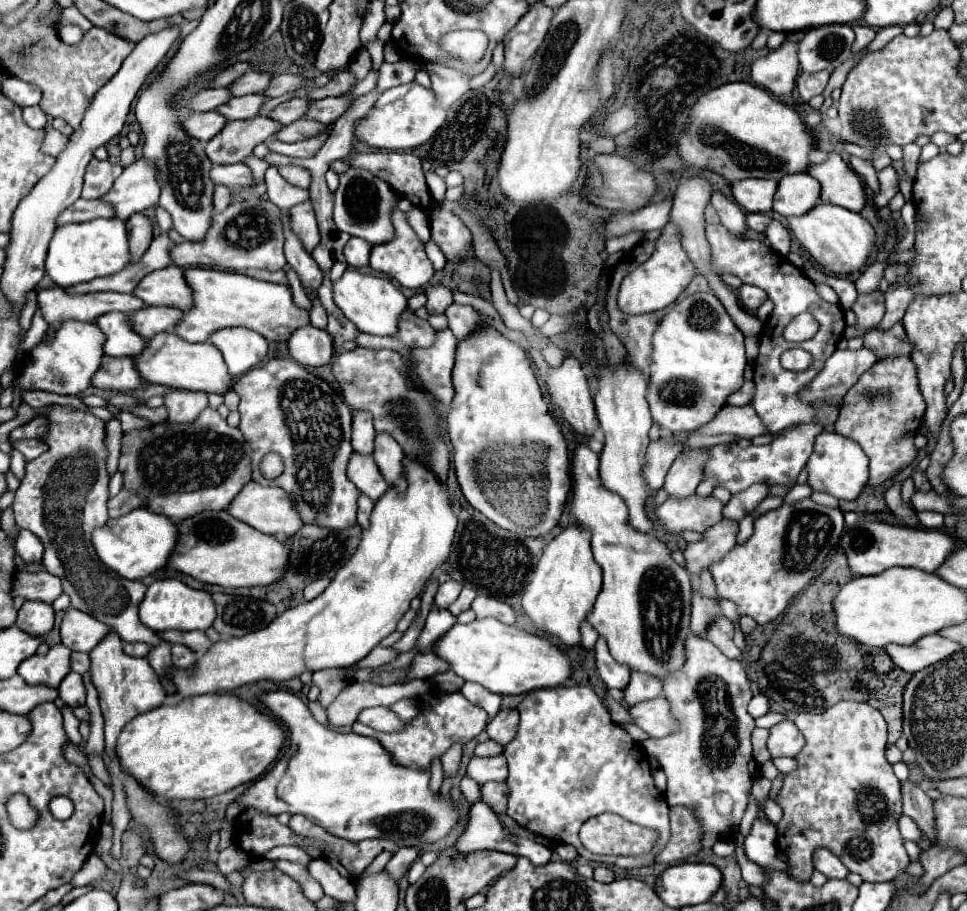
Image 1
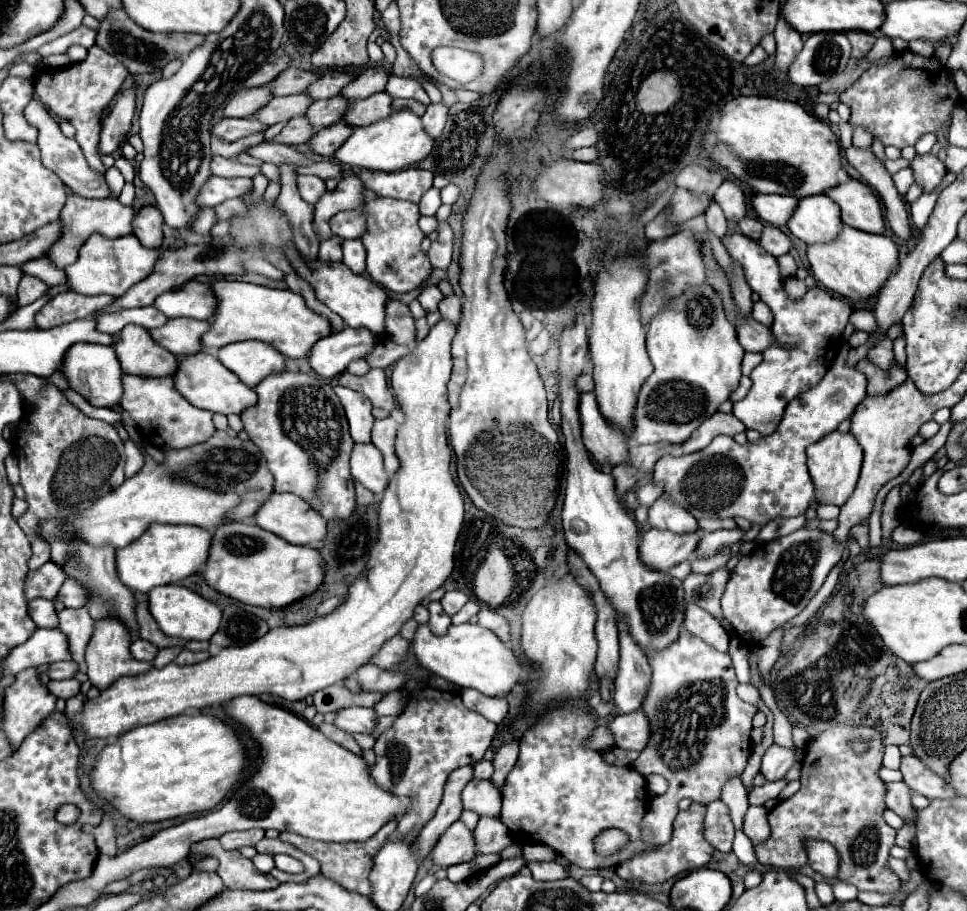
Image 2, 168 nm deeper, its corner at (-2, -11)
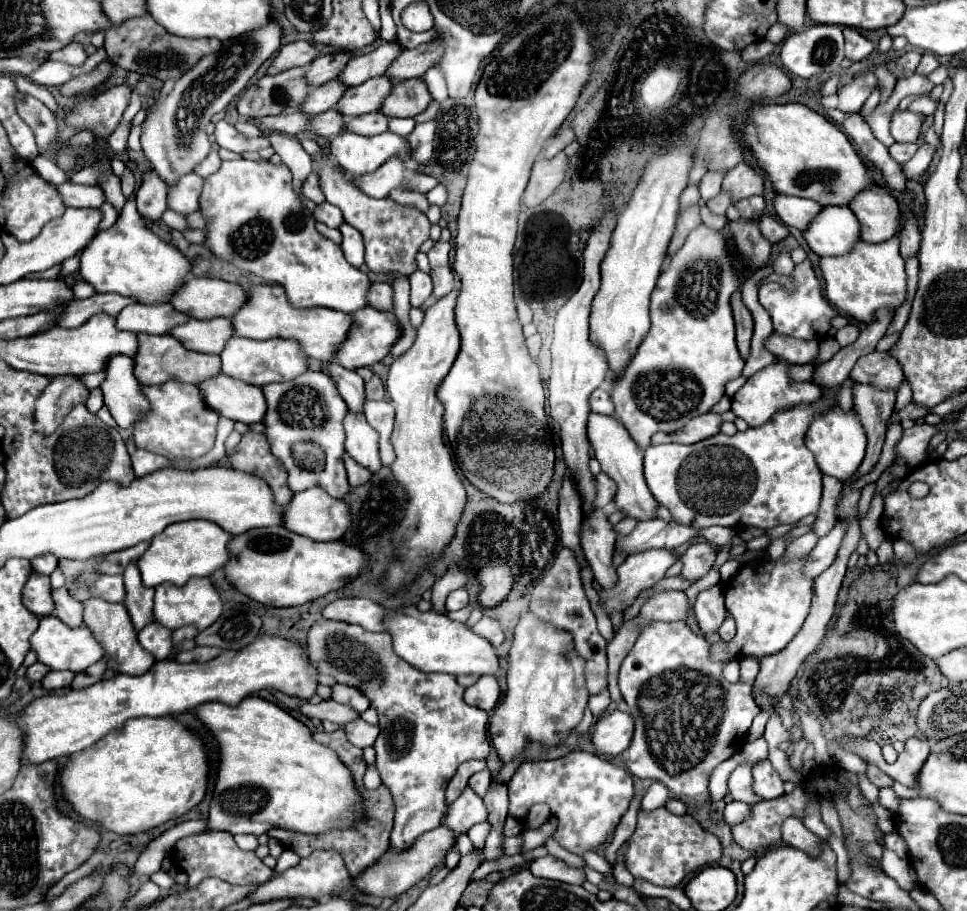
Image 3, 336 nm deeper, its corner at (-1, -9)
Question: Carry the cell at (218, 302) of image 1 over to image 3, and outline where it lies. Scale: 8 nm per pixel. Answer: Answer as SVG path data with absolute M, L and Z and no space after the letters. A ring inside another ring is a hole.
M250 285L246 289L246 301L230 319L234 337L248 339L294 339L298 341L306 357L318 361L332 361L334 349L350 331L352 317L334 309L296 309L286 299L282 285Z

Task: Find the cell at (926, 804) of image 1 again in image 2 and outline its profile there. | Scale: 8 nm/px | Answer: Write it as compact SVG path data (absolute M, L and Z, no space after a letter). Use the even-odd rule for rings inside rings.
M903 781L887 783L885 787L885 805L895 811L903 819L913 819L913 805L911 805L911 791L905 787Z

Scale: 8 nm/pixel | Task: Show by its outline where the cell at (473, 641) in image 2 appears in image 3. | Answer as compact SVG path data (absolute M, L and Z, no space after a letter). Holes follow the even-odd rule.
M414 605L398 609L386 619L388 633L394 639L394 653L424 673L448 673L448 675L496 675L500 669L498 653L490 641L484 641L466 623L450 621L446 615L434 611L422 613Z

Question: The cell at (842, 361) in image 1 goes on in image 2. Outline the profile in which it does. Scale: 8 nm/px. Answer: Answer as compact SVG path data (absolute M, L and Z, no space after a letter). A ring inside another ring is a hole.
M845 343L821 383L785 407L779 427L771 435L755 443L747 441L745 445L721 435L701 451L681 457L665 455L653 467L653 483L663 485L663 493L695 519L743 517L751 523L765 525L777 517L803 515L815 499L815 485L805 465L807 445L835 431L865 397L865 375L855 367L845 367L849 350Z

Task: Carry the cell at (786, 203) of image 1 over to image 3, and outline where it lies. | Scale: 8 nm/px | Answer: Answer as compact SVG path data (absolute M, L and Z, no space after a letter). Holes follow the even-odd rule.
M838 205L822 207L818 217L814 217L802 233L808 247L820 257L844 255L860 239L858 219L848 207Z

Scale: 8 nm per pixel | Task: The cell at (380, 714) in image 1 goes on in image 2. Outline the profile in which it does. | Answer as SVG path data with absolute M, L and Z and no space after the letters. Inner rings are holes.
M347 707L339 709L335 715L335 727L349 733L371 733L377 723L377 715L367 707Z

